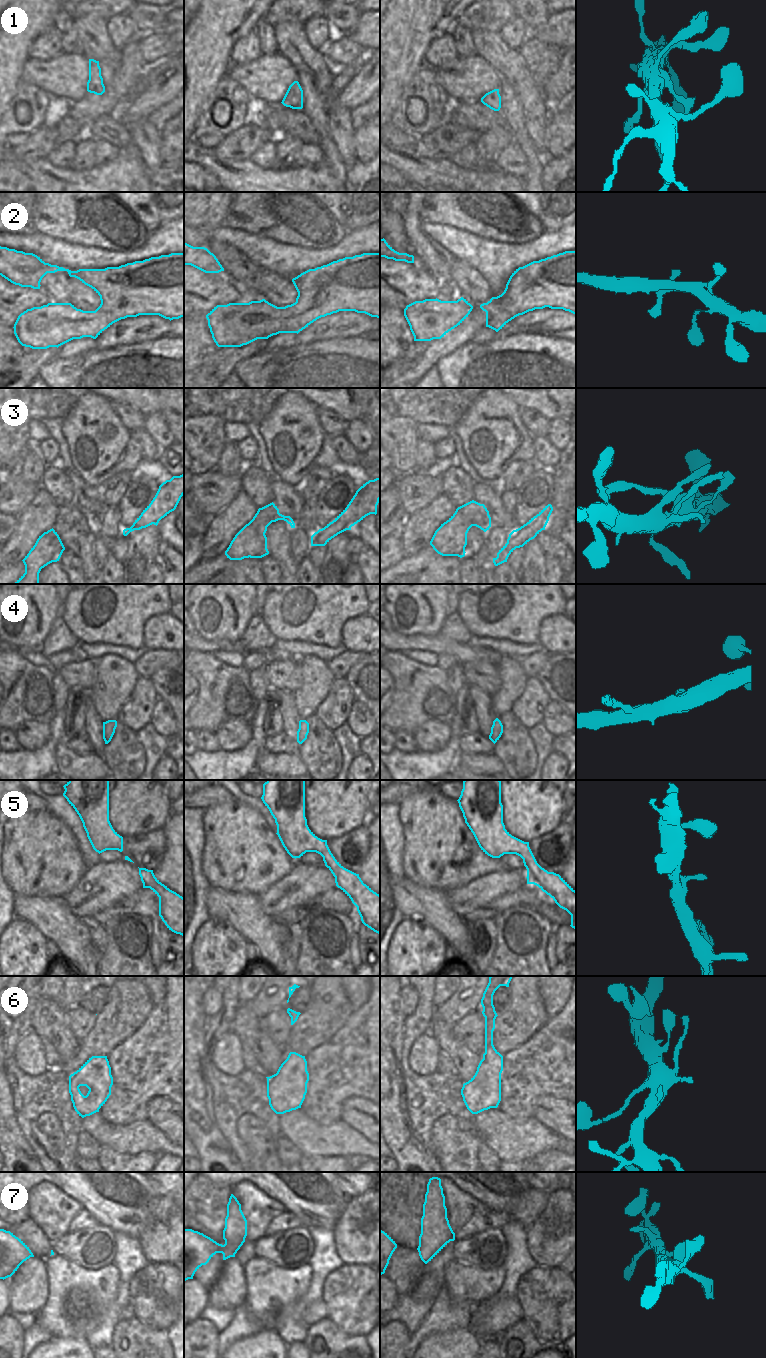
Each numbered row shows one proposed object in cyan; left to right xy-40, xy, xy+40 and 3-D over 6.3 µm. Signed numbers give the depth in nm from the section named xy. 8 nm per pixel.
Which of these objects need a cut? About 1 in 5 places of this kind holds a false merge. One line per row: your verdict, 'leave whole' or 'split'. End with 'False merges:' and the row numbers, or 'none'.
1: leave whole
2: leave whole
3: split
4: leave whole
5: leave whole
6: leave whole
7: leave whole
False merges: 3

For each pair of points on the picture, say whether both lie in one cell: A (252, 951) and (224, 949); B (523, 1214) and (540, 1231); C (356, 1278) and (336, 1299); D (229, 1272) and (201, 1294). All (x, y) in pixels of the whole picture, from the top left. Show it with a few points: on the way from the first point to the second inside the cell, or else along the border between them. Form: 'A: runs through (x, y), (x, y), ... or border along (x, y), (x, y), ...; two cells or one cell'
A: border along (246, 942), (246, 956), (252, 963); two cells
B: border along (546, 1203), (541, 1214), (527, 1229); two cells
C: runs through (352, 1283), (341, 1294); one cell
D: border along (208, 1291), (209, 1304); two cells

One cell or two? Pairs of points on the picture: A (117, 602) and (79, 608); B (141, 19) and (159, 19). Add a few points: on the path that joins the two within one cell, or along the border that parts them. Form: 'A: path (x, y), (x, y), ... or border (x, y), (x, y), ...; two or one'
A: path (108, 607), (88, 607); one
B: path (145, 19), (155, 19); one

